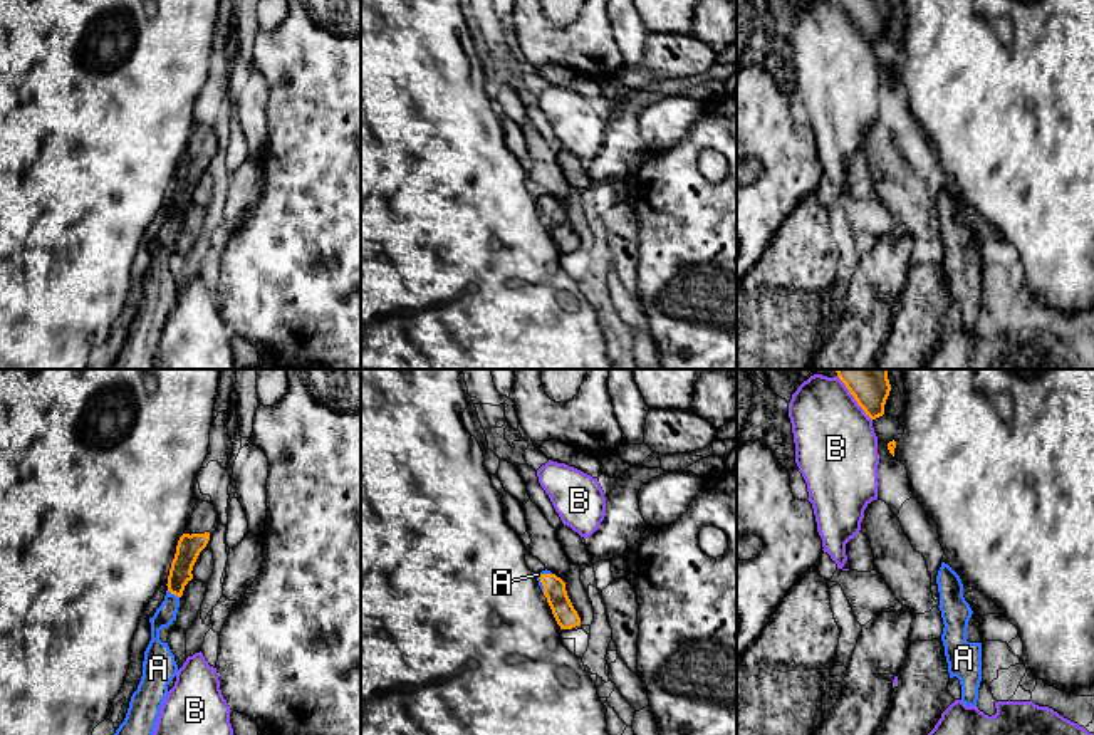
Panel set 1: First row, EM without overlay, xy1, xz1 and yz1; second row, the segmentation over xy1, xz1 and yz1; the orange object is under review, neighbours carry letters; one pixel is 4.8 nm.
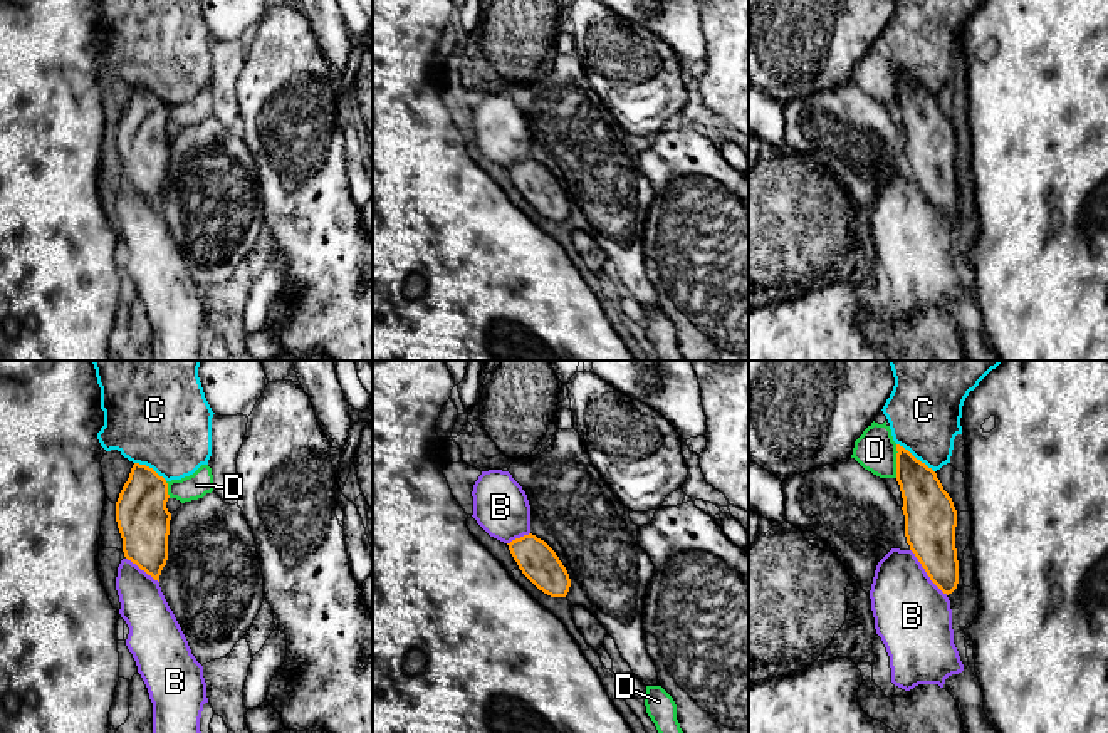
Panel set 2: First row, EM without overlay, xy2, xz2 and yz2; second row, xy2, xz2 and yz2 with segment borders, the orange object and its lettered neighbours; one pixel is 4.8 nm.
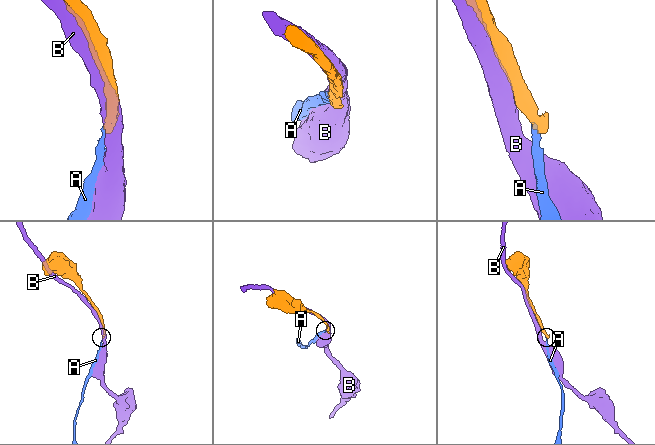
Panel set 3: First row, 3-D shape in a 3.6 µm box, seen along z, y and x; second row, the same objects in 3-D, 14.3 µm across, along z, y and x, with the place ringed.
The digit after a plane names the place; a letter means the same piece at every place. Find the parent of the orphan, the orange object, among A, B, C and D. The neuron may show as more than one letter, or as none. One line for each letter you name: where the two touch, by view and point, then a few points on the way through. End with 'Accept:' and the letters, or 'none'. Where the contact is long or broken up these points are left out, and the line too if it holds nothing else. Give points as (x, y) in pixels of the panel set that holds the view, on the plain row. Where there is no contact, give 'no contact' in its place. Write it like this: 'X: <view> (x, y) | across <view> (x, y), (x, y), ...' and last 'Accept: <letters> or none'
A: xy1 (173, 217) | across xy1 (188, 172), (173, 217), (165, 239)
Accept: A

